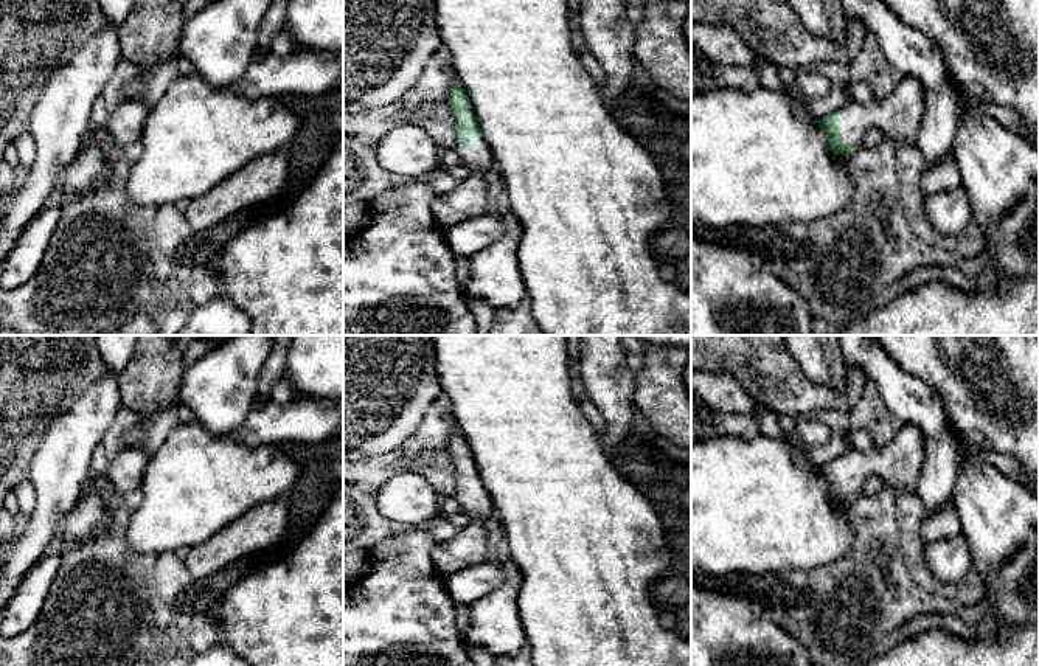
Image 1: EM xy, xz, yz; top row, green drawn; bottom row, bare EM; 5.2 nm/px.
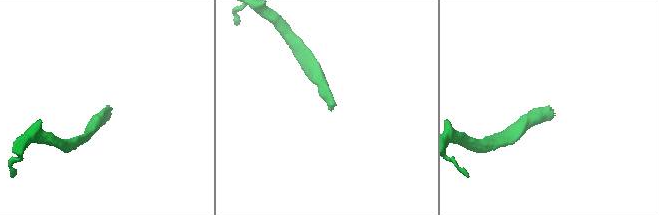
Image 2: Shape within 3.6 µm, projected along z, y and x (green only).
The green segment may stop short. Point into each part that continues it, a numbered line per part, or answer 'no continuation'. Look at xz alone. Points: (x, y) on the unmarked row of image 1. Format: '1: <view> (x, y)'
1: xz (469, 547)

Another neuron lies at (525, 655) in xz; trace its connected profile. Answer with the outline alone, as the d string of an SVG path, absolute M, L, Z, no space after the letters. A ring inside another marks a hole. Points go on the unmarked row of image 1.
M526 644L517 655L497 657L494 666L534 666L533 652Z

